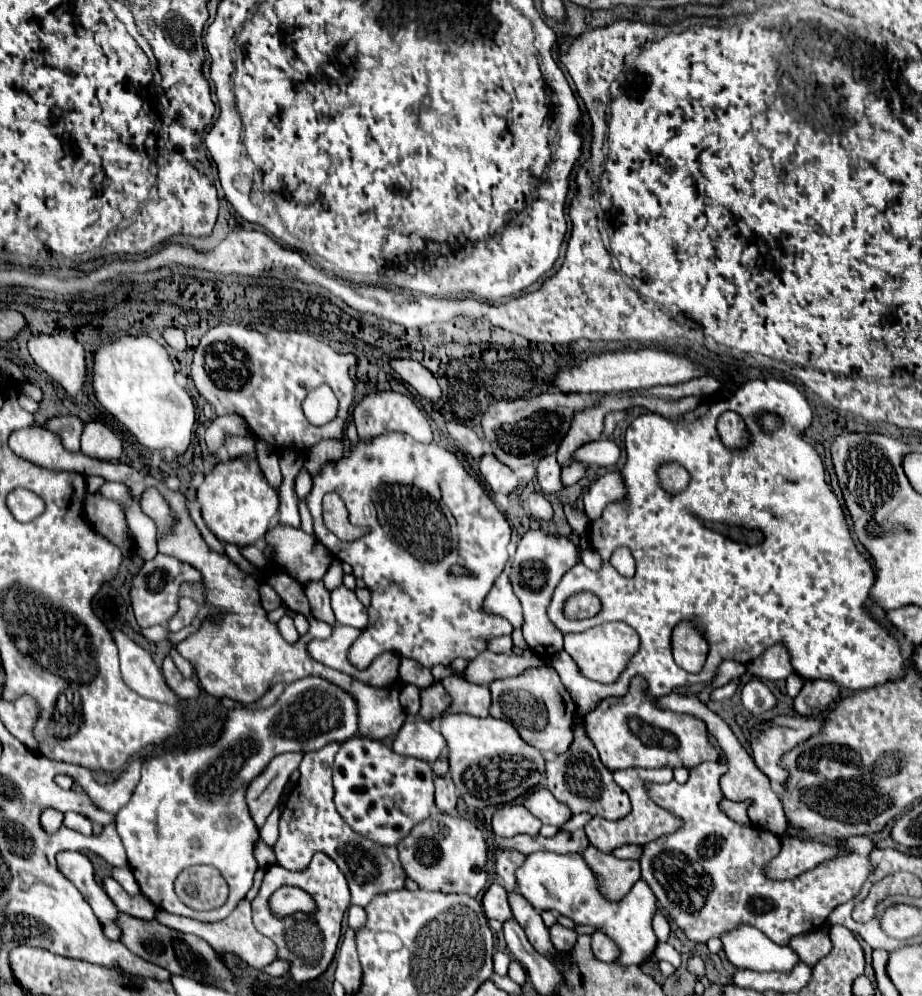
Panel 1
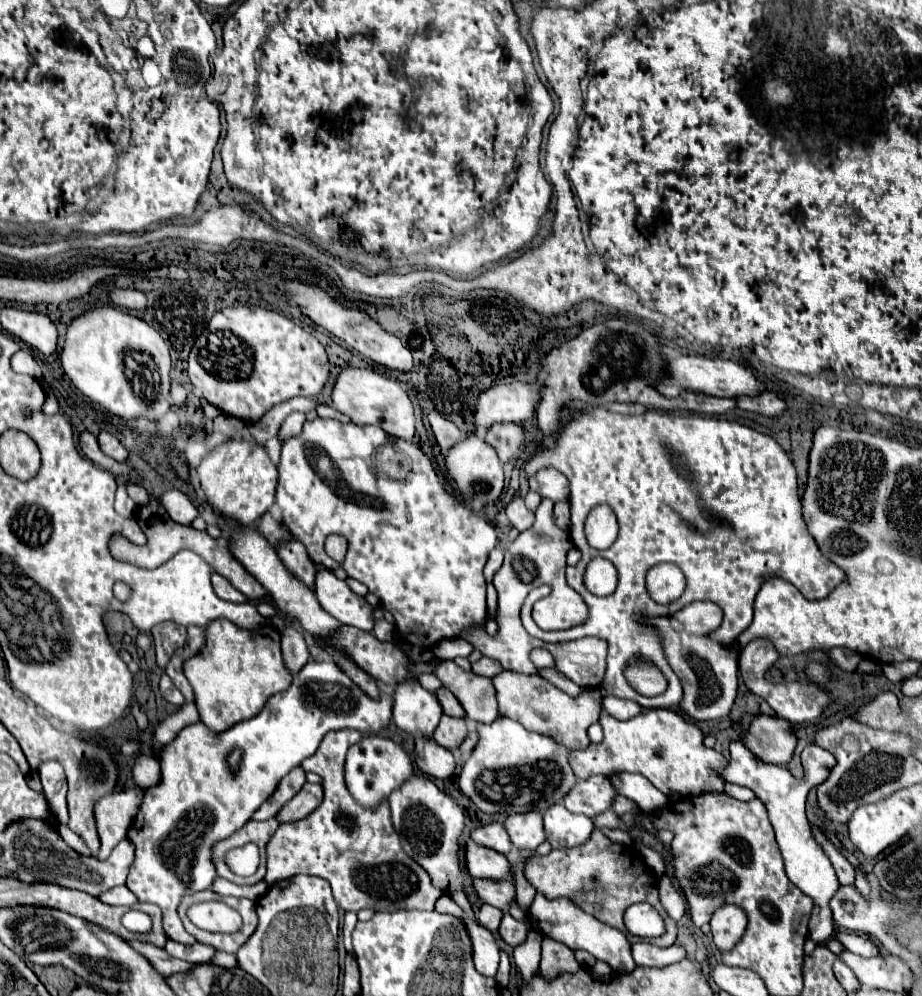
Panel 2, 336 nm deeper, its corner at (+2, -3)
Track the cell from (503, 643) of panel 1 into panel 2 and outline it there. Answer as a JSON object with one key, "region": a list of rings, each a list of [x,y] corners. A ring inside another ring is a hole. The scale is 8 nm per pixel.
{"region":[[[452,637],[452,639],[442,639],[436,643],[434,647],[434,655],[442,657],[442,659],[456,659],[456,657],[468,657],[472,653],[472,645],[460,637]]]}

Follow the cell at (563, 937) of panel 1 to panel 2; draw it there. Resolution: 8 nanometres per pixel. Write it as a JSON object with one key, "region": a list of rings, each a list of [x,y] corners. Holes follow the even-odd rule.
{"region":[[[542,939],[542,959],[540,959],[540,973],[546,979],[554,979],[556,975],[568,971],[574,973],[580,969],[580,963],[574,957],[574,951],[568,949],[566,945],[552,941],[552,939]]]}

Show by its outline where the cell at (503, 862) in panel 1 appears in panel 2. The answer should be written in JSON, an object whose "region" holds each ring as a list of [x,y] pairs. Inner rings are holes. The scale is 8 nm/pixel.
{"region":[[[490,823],[490,825],[484,825],[484,827],[478,827],[470,833],[470,837],[484,845],[484,847],[490,847],[502,855],[506,855],[510,849],[512,849],[512,843],[508,839],[508,833],[504,831],[504,825],[502,823]]]}

